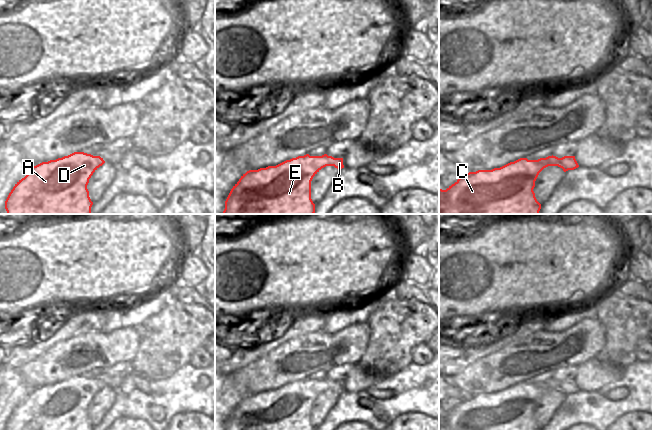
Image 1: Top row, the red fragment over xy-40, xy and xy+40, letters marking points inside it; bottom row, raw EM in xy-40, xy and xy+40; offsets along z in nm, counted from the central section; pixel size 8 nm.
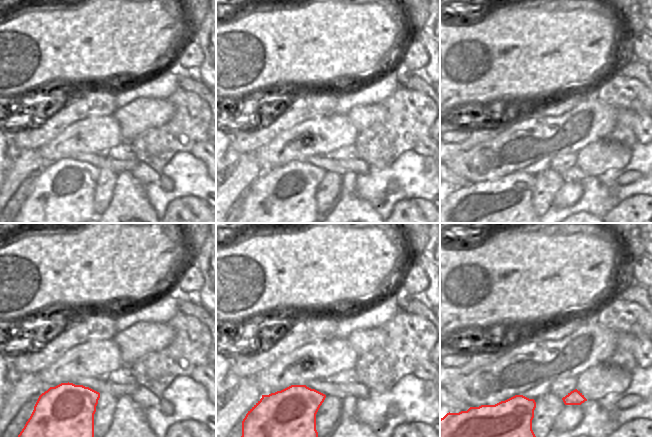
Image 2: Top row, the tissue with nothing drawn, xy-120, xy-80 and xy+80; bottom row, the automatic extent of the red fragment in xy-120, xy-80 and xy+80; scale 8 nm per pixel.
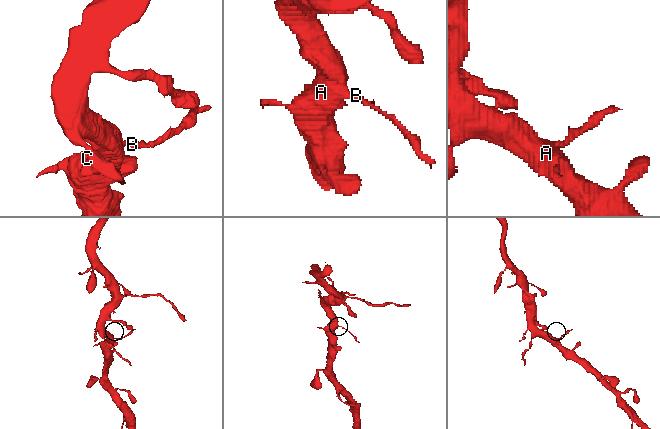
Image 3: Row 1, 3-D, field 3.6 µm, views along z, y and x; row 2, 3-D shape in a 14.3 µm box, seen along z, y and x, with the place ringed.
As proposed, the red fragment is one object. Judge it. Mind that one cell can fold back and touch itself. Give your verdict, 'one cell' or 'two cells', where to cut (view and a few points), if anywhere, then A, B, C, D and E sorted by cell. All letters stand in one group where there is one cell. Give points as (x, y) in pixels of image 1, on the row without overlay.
one cell | no cut | A B C D E

